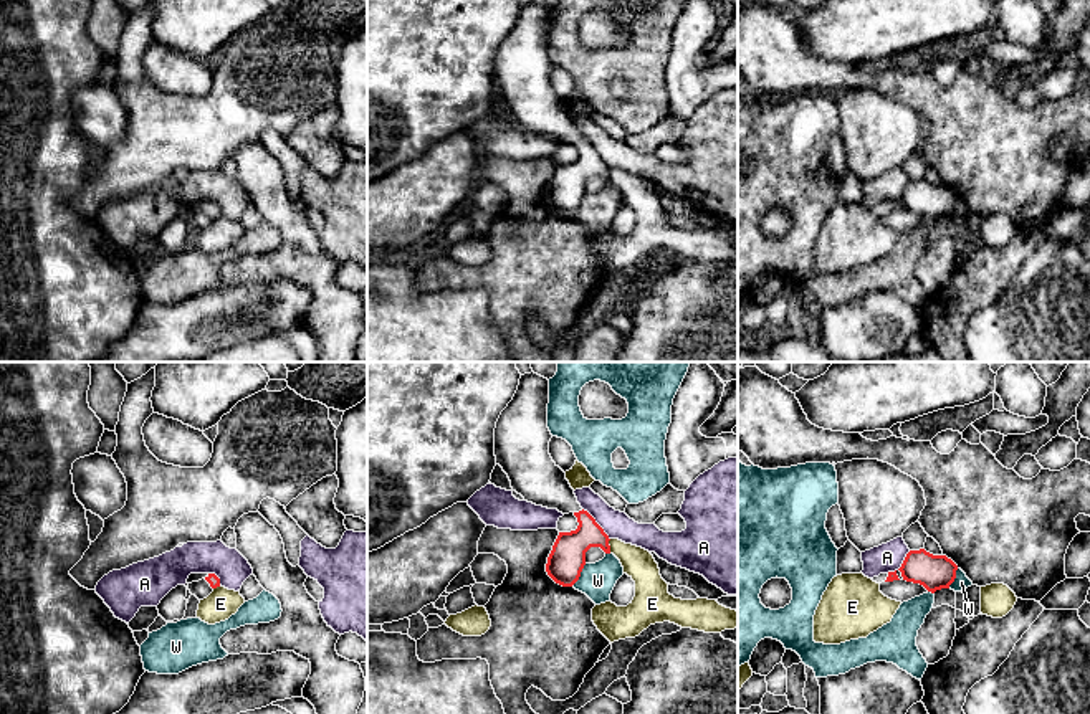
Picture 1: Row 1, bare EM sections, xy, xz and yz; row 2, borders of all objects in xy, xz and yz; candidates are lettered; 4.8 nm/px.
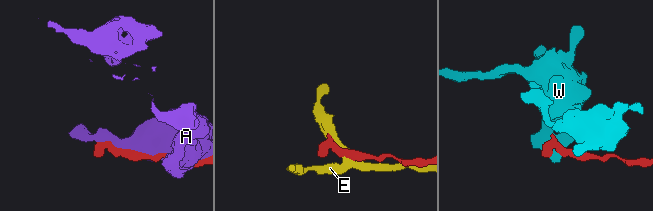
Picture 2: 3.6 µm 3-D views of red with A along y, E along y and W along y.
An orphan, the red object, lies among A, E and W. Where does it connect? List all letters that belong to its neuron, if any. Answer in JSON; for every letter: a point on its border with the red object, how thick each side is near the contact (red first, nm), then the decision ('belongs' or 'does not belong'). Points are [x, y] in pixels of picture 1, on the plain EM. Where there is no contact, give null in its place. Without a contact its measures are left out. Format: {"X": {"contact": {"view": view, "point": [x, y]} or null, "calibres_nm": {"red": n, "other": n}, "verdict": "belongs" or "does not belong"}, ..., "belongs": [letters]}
{"A": {"contact": {"view": "xz", "point": [597, 154]}, "calibres_nm": {"red": 180, "other": 140}, "verdict": "does not belong"}, "E": {"contact": {"view": "xz", "point": [609, 176]}, "calibres_nm": {"red": 180, "other": 150}, "verdict": "does not belong"}, "W": {"contact": {"view": "xz", "point": [579, 205]}, "calibres_nm": {"red": 180, "other": 170}, "verdict": "does not belong"}, "belongs": []}

